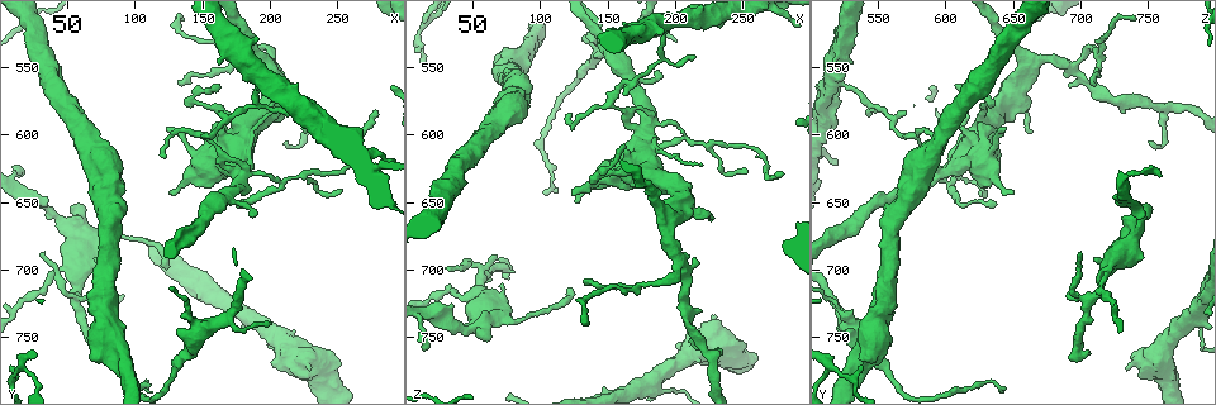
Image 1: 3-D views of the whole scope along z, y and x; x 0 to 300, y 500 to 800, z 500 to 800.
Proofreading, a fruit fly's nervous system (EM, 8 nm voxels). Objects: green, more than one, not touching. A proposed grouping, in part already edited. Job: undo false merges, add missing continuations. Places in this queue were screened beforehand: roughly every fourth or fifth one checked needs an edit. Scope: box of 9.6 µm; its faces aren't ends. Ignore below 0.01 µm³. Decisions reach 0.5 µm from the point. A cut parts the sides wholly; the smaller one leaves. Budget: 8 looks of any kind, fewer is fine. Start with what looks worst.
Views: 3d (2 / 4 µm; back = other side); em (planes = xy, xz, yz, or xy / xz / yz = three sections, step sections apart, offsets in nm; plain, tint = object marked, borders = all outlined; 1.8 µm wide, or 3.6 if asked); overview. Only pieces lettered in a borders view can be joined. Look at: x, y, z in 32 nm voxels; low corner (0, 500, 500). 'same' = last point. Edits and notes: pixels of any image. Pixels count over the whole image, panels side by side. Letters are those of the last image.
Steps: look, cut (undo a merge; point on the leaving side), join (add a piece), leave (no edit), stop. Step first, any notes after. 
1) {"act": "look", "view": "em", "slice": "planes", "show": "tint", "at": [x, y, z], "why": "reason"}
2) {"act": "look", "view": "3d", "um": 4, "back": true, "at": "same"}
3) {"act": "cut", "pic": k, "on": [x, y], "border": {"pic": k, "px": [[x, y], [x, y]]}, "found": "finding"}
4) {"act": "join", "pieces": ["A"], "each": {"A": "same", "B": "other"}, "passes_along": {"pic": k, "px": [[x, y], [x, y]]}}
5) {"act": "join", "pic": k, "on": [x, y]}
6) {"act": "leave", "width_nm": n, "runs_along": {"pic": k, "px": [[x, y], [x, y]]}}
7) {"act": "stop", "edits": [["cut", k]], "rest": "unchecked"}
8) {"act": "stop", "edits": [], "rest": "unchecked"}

{"act": "look", "view": "em", "slice": "planes", "show": "borders", "at": [56, 722, 708], "why": "abrupt turn"}

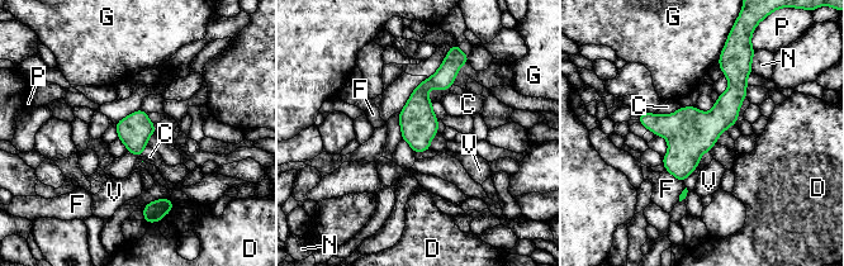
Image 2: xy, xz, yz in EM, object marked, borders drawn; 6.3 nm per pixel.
{"act": "leave", "width_nm": 200, "longest_contact_nm": ["C", 160], "each": {"C": "other", "D": "other", "F": "other", "G": "other", "N": "other", "P": "other", "V": "other"}, "found": "continuous, no second neuron"}

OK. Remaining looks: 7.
{"act": "look", "view": "em", "um": 3.6, "slice": "xz", "step": 8, "show": "tint", "at": [176, 628, 596], "why": "small branch off a trunk"}

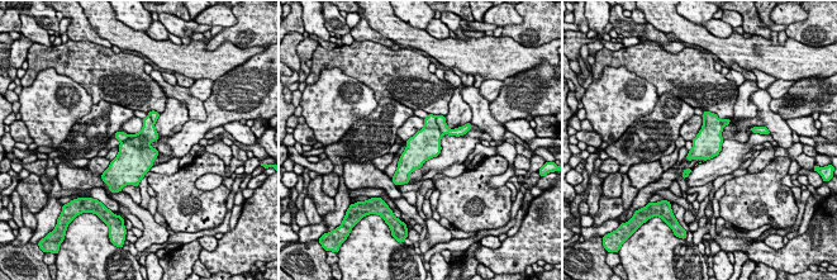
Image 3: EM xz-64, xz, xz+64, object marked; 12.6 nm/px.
{"act": "look", "view": "em", "um": 3.6, "slice": "planes", "show": "borders", "at": "same", "why": "another direction"}

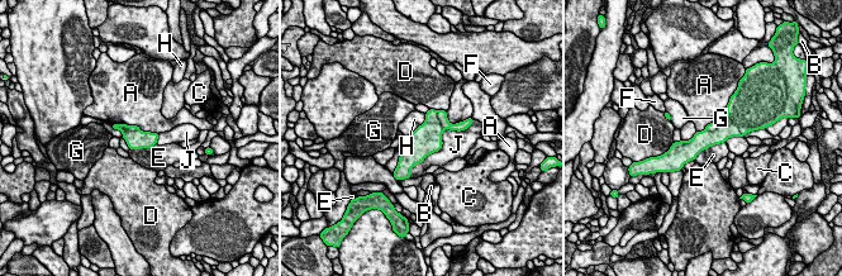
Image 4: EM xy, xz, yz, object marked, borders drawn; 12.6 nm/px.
{"act": "cut", "pic": 4, "on": [428, 136], "width_nm": 280, "each": {"A": "other", "B": "other", "C": "other", "D": "other", "E": "other", "F": "other", "G": "other", "H": "other", "J": "other"}, "border": {"pic": 4, "px": [[436, 112], [443, 129]]}, "found": "a second neuron is stuck on"}

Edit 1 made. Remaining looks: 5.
{"act": "look", "view": "em", "slice": "xz", "step": 16, "show": "tint", "at": [44, 664, 744], "why": "calibre changes"}

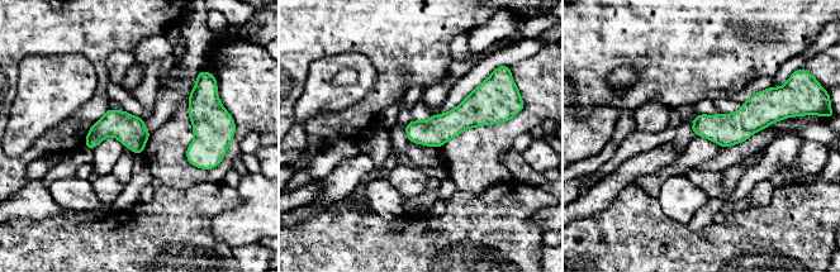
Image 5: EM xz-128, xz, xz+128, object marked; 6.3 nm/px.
{"act": "look", "view": "em", "slice": "planes", "show": "borders", "at": "same"}

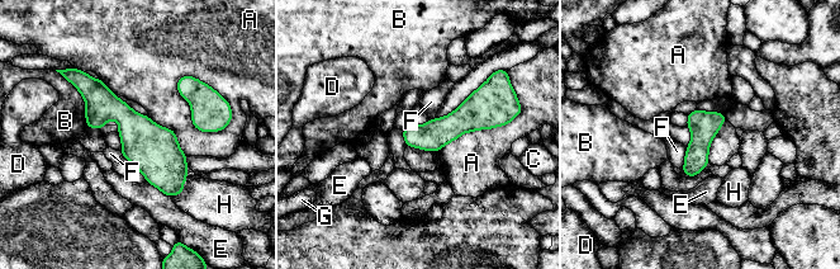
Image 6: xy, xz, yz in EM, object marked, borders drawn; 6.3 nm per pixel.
{"act": "leave", "width_nm": 190, "each": {"A": "other", "B": "other", "C": "other", "D": "other", "E": "other", "F": "other", "G": "other", "H": "other"}, "runs_along": {"pic": 6, "px": [[86, 78], [159, 156], [178, 190]]}, "found": "one neuron here"}

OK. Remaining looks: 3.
{"act": "stop", "edits": [["cut", 4]], "rest": "unchecked"}

